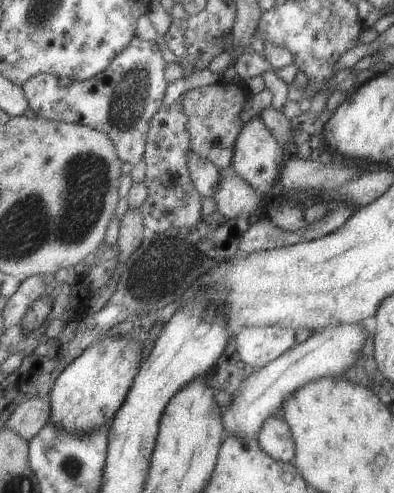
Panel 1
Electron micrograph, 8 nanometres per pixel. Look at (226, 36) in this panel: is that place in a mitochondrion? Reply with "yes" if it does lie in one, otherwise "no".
no

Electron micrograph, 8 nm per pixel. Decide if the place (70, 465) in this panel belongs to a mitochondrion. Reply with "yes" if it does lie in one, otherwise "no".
yes

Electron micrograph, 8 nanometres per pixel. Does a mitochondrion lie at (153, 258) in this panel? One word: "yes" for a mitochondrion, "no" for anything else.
yes

